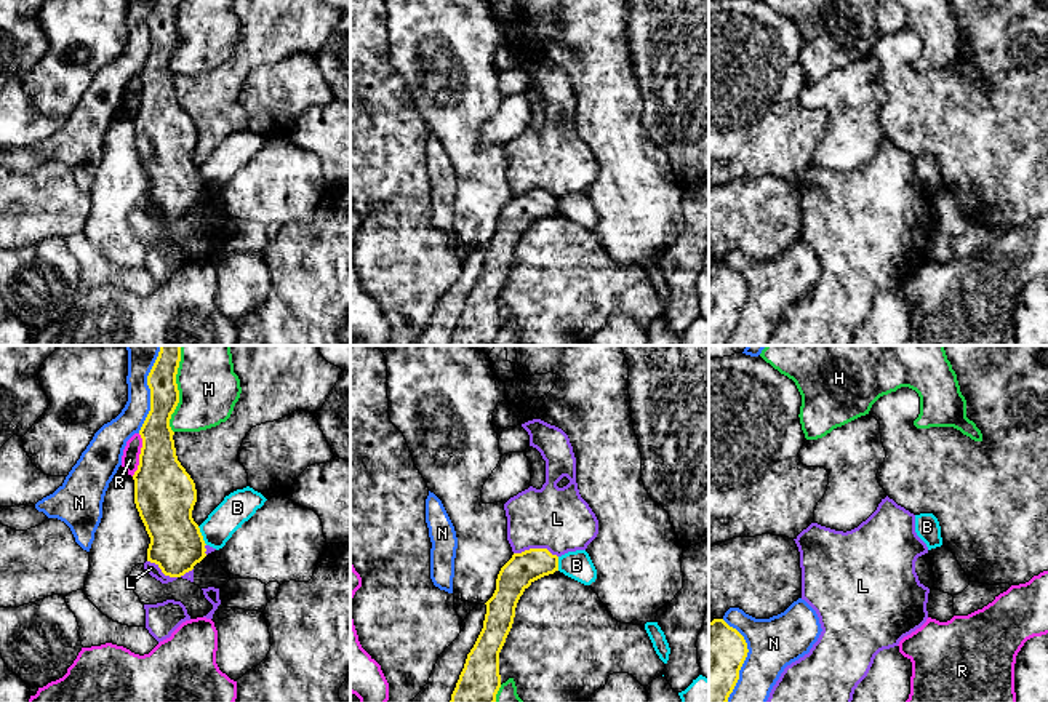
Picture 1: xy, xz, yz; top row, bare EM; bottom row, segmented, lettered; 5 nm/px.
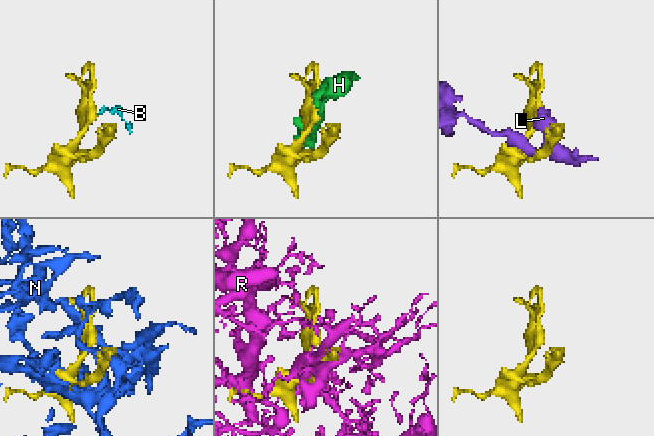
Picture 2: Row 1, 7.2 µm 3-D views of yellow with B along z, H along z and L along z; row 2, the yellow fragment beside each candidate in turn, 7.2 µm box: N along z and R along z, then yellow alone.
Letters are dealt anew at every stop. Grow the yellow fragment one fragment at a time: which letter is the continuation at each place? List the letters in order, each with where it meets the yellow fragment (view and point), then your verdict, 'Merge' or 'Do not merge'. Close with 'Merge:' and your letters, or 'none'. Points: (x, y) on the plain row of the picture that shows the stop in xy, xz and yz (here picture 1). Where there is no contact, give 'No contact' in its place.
B: Touches yellow at xy (202, 178). Do not merge
H: Touches yellow at xy (178, 37). Do not merge
L: Touches yellow at xz (536, 191). Do not merge
N: Touches yellow at yz (744, 301). Do not merge
R: Touches yellow at xy (140, 96). Do not merge
Merge: none

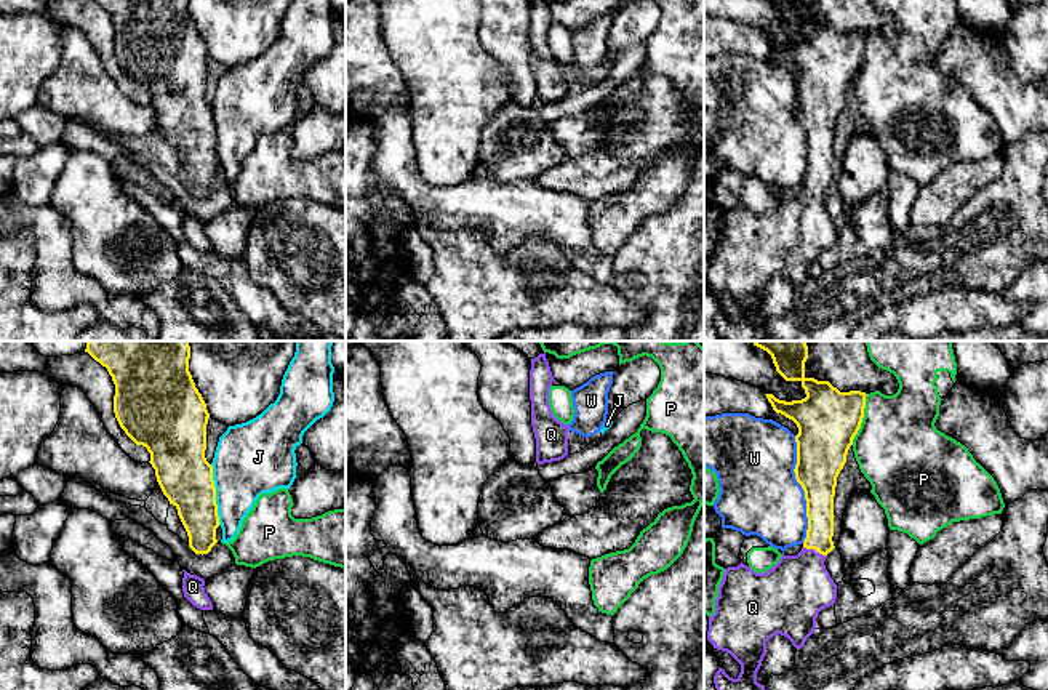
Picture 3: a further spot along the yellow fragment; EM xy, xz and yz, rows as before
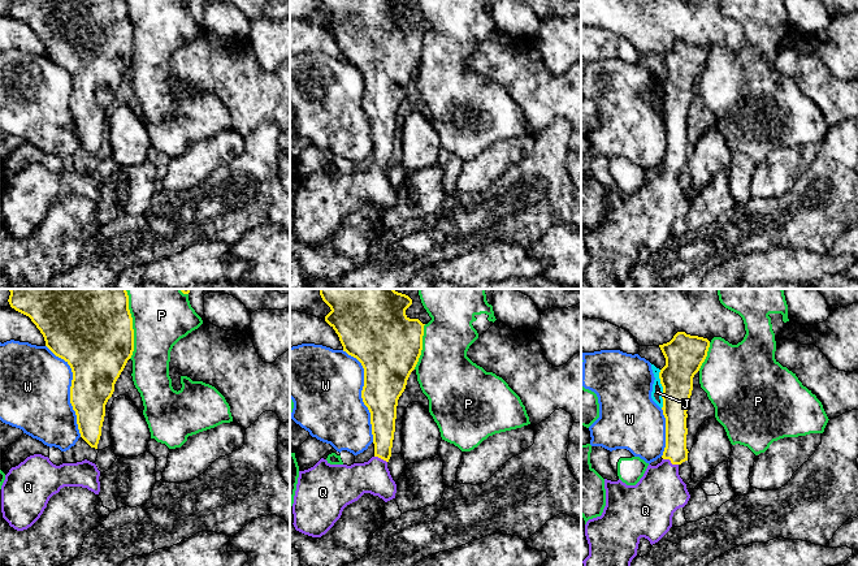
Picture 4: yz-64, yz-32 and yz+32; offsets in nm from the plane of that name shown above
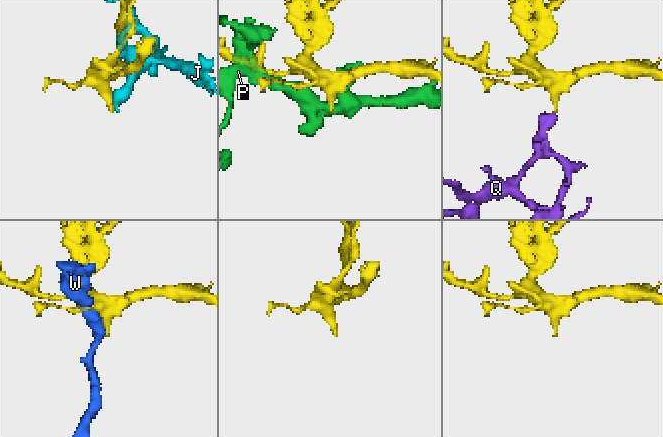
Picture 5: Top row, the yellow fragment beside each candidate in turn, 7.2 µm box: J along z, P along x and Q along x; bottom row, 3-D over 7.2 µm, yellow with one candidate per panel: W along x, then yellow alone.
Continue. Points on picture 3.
J: Touches yellow at xy (215, 136). Do not merge
P: Touches yellow at yz (861, 61). Do not merge
Q: Touches yellow at yz (815, 191). Merge
W: Touches yellow at yz (802, 128). Do not merge
Merge: Q

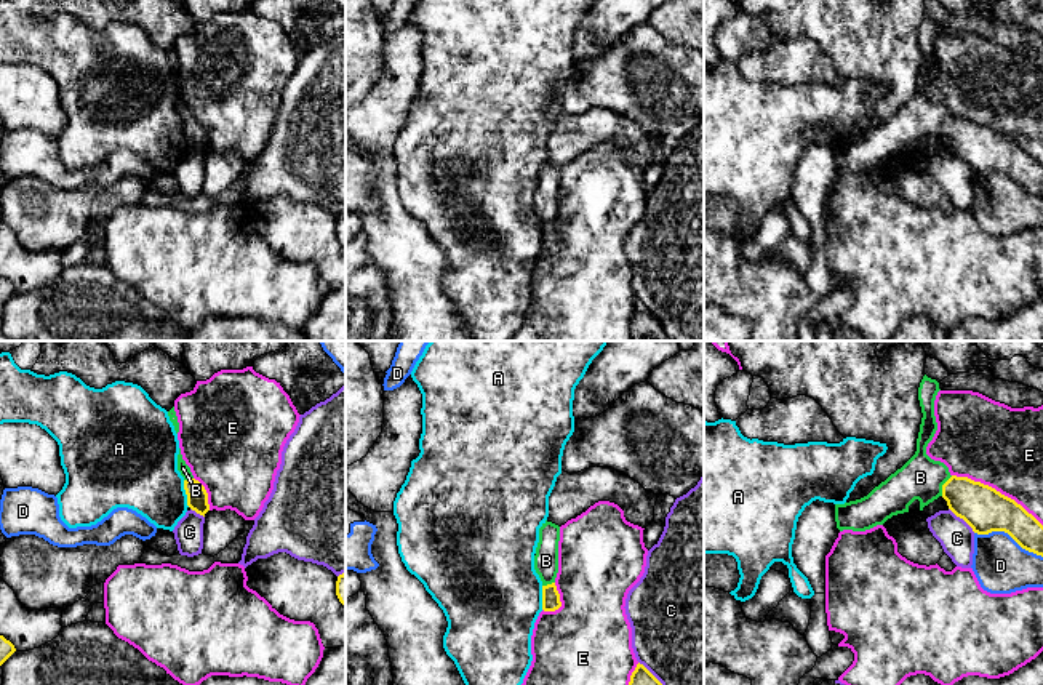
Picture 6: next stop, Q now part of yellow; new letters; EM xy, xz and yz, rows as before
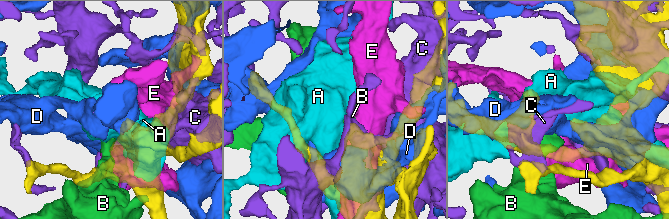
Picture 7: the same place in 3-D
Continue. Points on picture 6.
A: Touches yellow at xy (186, 135). Do not merge
B: Touches yellow at yz (943, 127). Do not merge
C: Touches yellow at yz (962, 159). Do not merge
D: Touches yellow at yz (1008, 175). Do not merge
E: Touches yellow at yz (995, 132). Do not merge
Merge: none

